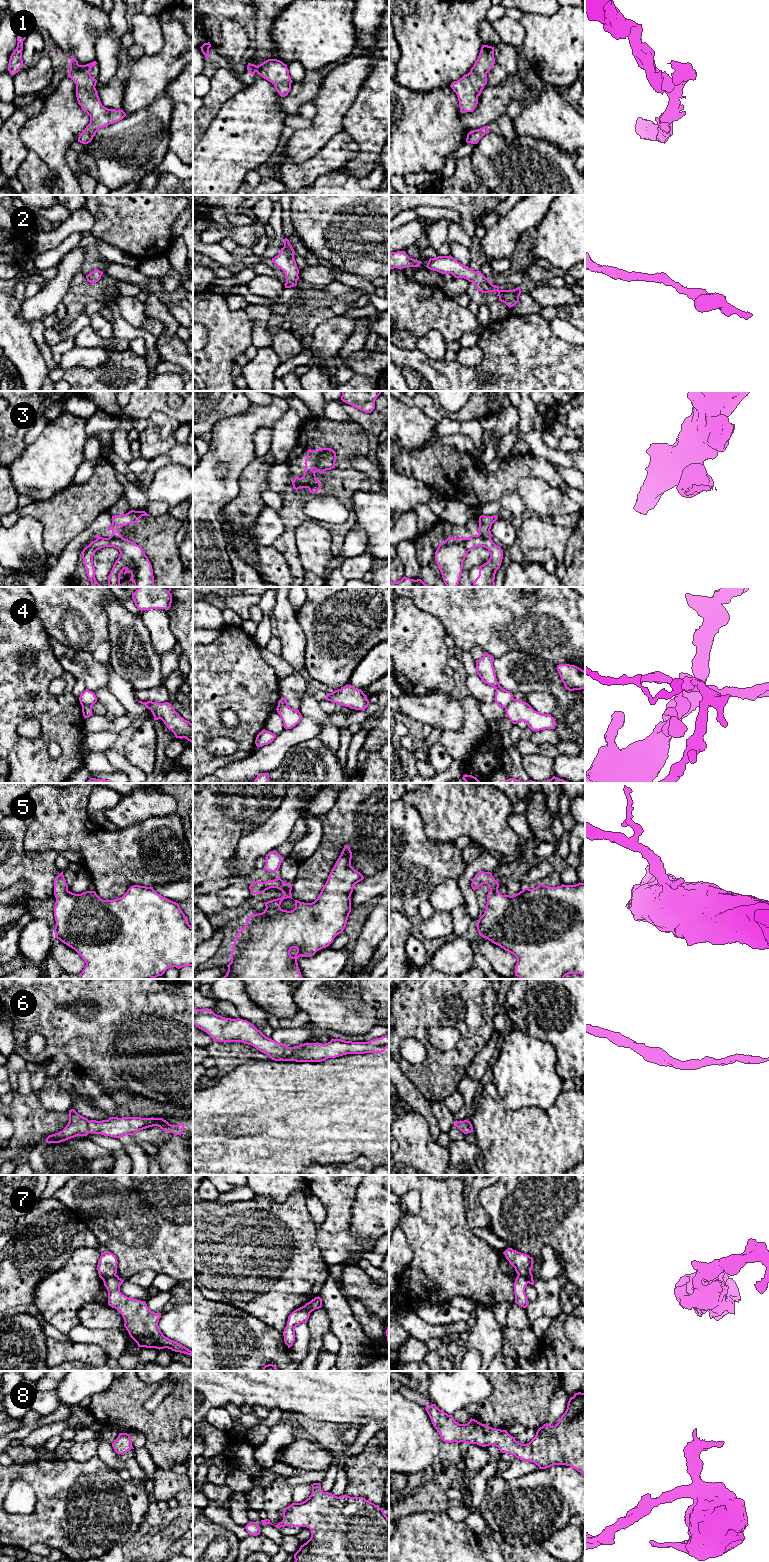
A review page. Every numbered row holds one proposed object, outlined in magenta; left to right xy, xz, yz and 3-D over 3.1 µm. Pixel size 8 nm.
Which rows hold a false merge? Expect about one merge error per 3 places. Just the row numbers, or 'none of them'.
3, 4, 7

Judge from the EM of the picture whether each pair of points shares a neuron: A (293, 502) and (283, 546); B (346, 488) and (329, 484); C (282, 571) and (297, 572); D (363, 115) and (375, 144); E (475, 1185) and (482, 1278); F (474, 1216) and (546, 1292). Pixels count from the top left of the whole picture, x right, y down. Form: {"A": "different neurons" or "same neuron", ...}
{"A": "same neuron", "B": "same neuron", "C": "different neurons", "D": "same neuron", "E": "different neurons", "F": "different neurons"}

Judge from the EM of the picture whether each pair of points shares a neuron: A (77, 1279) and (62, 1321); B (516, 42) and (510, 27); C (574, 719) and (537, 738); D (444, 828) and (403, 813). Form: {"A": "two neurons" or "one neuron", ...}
{"A": "one neuron", "B": "one neuron", "C": "two neurons", "D": "two neurons"}

